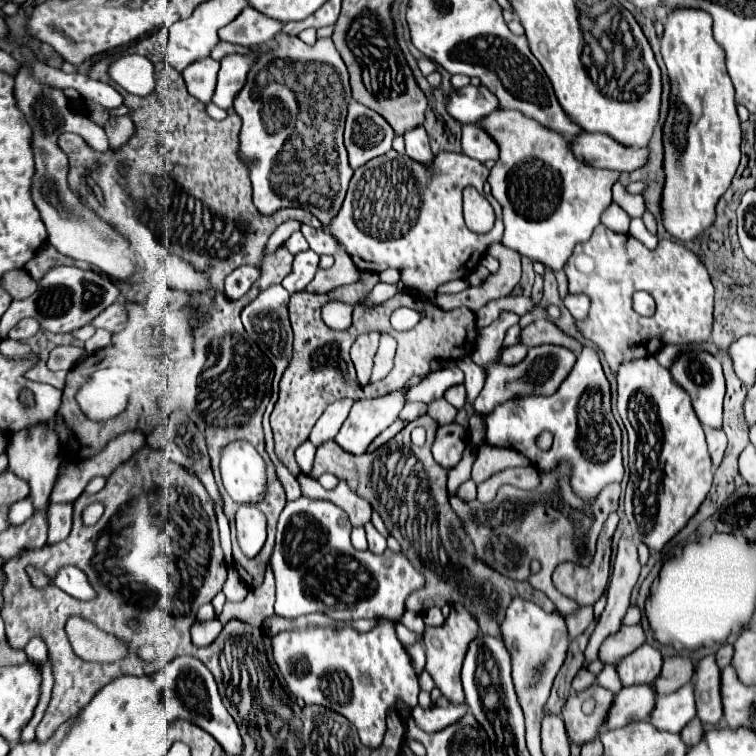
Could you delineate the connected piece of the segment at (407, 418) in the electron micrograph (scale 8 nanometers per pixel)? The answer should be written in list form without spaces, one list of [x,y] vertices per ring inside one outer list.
[[[408,402],[408,404],[402,408],[398,420],[402,420],[402,422],[412,422],[412,420],[416,420],[416,418],[422,416],[422,414],[426,414],[426,406],[424,406],[422,402]]]

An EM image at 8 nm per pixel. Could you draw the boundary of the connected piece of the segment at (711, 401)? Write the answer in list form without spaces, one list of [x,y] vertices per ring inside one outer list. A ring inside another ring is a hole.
[[[688,350],[676,358],[670,372],[672,372],[672,378],[690,394],[692,408],[694,408],[698,420],[702,422],[702,426],[722,430],[722,416],[724,416],[722,404],[724,404],[726,386],[724,386],[720,360],[716,356],[712,356],[710,352],[704,352],[704,350]]]

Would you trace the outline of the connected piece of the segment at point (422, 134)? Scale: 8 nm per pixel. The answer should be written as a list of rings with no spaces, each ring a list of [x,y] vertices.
[[[416,126],[414,130],[406,130],[406,154],[412,158],[412,160],[418,160],[418,162],[426,162],[430,164],[434,154],[430,152],[430,144],[428,144],[428,134],[424,130],[424,126]]]

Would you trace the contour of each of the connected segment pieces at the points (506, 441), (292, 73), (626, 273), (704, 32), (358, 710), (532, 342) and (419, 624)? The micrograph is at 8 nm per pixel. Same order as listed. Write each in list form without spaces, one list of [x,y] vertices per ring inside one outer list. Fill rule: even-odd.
[[[584,348],[578,356],[578,362],[574,366],[574,370],[566,376],[566,380],[560,384],[560,388],[552,394],[552,396],[526,396],[526,398],[514,398],[510,402],[500,404],[494,414],[484,416],[486,420],[486,442],[492,446],[500,446],[500,448],[512,448],[518,450],[520,454],[528,456],[530,462],[538,468],[538,470],[552,470],[558,460],[566,458],[570,462],[574,462],[574,472],[572,472],[572,488],[578,496],[592,500],[606,484],[610,482],[620,482],[624,476],[624,466],[622,466],[622,432],[618,422],[614,420],[612,414],[612,390],[610,390],[610,382],[604,374],[600,356],[594,348]],[[544,432],[552,432],[554,436],[554,444],[550,450],[540,450],[536,446],[536,438]]]
[[[284,32],[274,36],[272,48],[256,52],[246,86],[234,98],[234,110],[242,118],[240,156],[254,160],[250,178],[254,188],[254,206],[262,214],[272,214],[280,208],[306,208],[322,224],[330,224],[342,208],[352,168],[348,164],[346,146],[342,142],[346,110],[350,100],[348,70],[330,38],[318,38],[314,46],[304,44],[298,36]]]
[[[598,226],[590,240],[576,246],[564,266],[568,276],[568,290],[582,290],[590,298],[590,314],[584,322],[576,322],[578,330],[592,340],[604,354],[610,368],[616,372],[626,360],[644,358],[656,354],[666,344],[708,344],[712,336],[712,312],[714,312],[714,286],[710,282],[706,266],[692,250],[674,240],[660,240],[654,250],[648,250],[642,242],[630,234],[616,234],[606,226]],[[636,290],[648,292],[656,300],[654,316],[640,316],[632,308],[632,294]]]
[[[694,8],[670,10],[662,34],[662,58],[668,68],[672,84],[670,114],[664,122],[666,186],[662,196],[662,212],[664,212],[666,230],[678,240],[686,242],[696,238],[704,228],[708,228],[714,222],[716,202],[726,192],[726,188],[734,178],[734,172],[740,162],[740,120],[736,114],[734,86],[726,70],[724,50],[712,38],[710,14]]]
[[[388,620],[360,634],[352,628],[320,628],[280,632],[272,636],[272,656],[286,680],[286,688],[306,704],[326,706],[348,718],[368,748],[378,748],[386,732],[386,712],[404,702],[408,708],[418,706],[420,684],[412,660],[396,638]]]
[[[536,320],[530,326],[526,326],[522,330],[522,344],[526,344],[528,348],[542,346],[542,344],[558,344],[570,348],[572,352],[582,350],[582,344],[572,336],[564,334],[552,320]]]
[[[410,610],[402,616],[402,624],[404,624],[404,626],[408,626],[410,630],[414,630],[414,632],[422,632],[422,630],[424,630],[422,616],[420,616],[420,614],[416,614],[416,612],[410,612]]]

